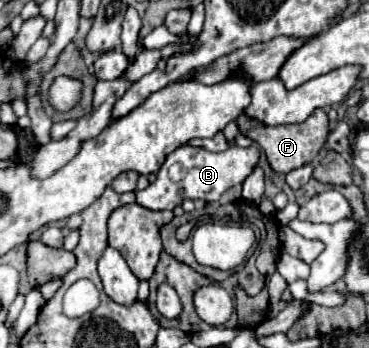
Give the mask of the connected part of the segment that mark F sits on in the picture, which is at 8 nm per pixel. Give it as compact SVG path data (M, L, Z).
M315 110L301 124L285 124L285 126L259 124L257 128L251 128L251 130L249 130L249 118L245 114L241 114L237 118L237 126L239 126L241 134L245 134L247 138L251 138L253 142L259 144L259 148L265 152L273 172L279 172L279 174L287 174L295 168L301 168L301 166L313 162L317 158L319 150L323 148L323 144L327 142L327 134L329 134L329 120L327 120L325 110Z

